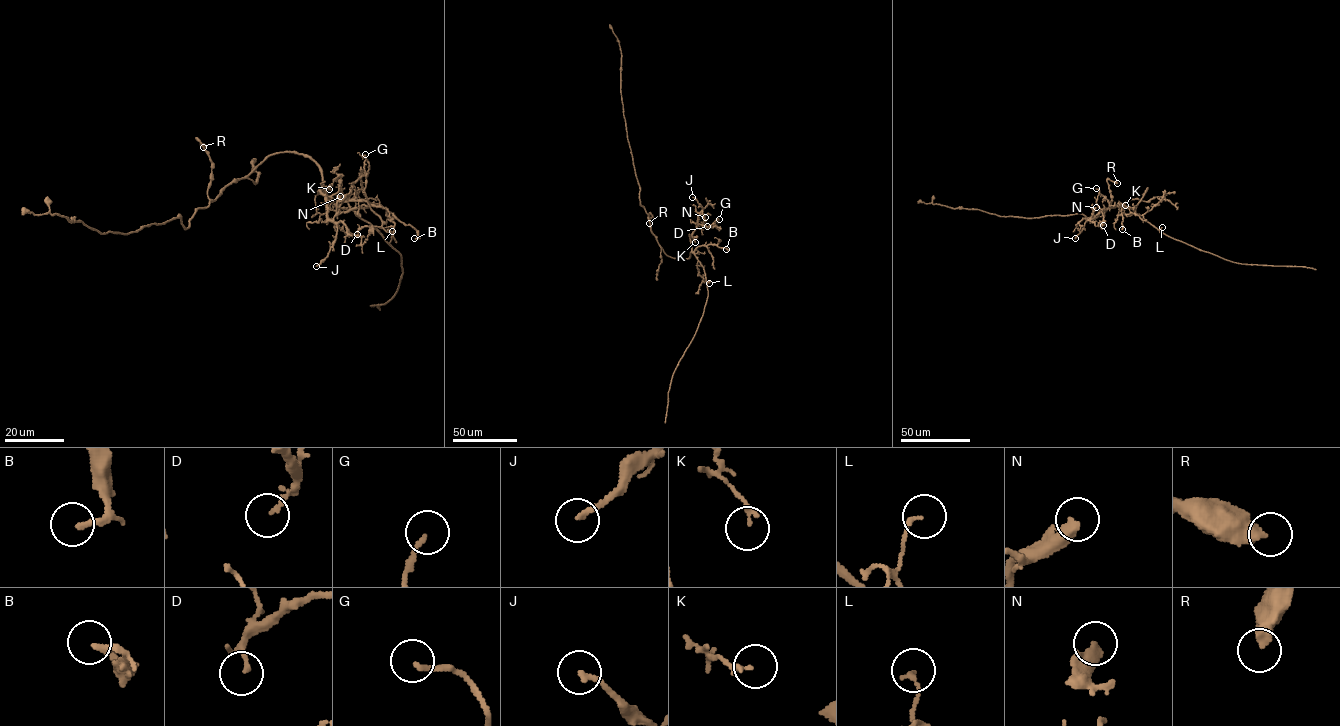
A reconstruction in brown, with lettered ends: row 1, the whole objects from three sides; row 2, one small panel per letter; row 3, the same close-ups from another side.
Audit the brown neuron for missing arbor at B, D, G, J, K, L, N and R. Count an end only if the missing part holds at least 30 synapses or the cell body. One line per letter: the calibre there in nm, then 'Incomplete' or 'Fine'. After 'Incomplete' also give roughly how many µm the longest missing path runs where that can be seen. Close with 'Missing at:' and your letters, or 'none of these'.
B: Thickness 200 nm. Fine
D: Thickness 140 nm. Fine
G: Thickness 170 nm. Fine
J: Thickness 180 nm. Fine
K: Thickness 160 nm. Fine
L: Thickness 120 nm. Fine
N: Thickness 400 nm. Fine
R: Thickness 460 nm. Fine
Missing at: none of these

